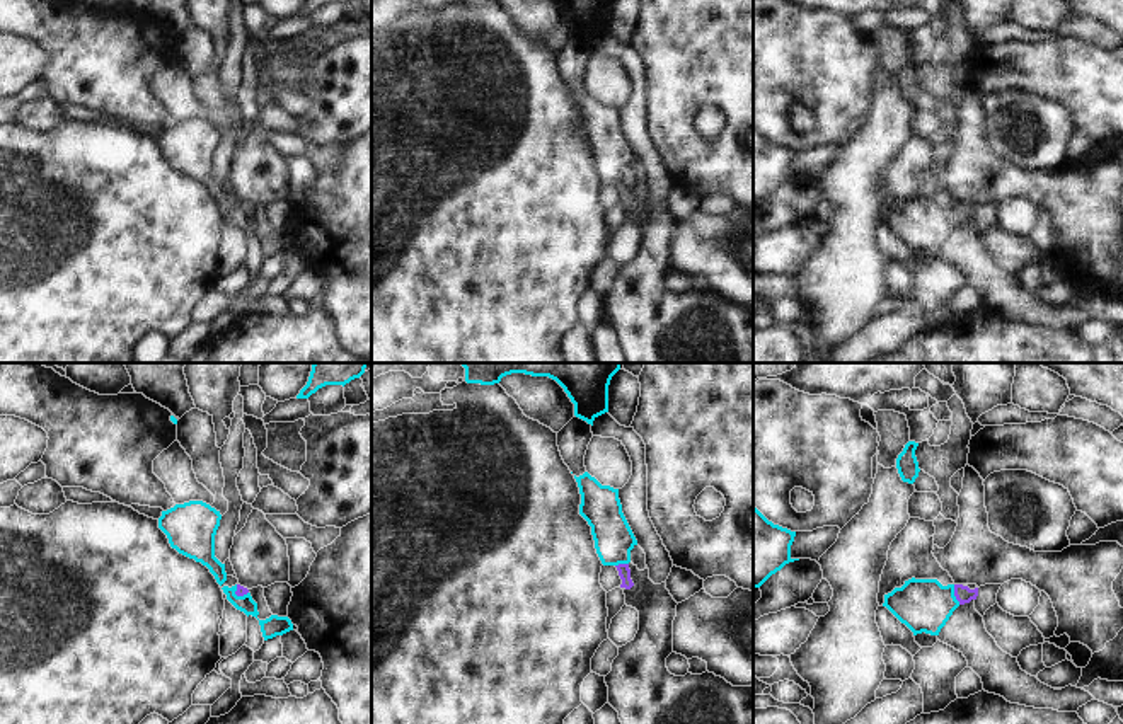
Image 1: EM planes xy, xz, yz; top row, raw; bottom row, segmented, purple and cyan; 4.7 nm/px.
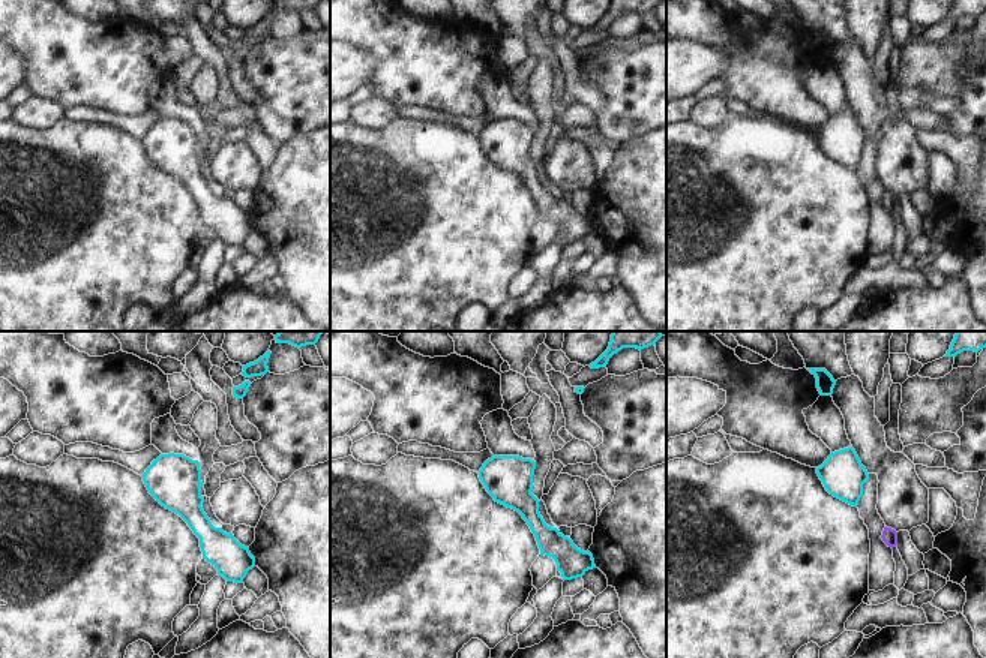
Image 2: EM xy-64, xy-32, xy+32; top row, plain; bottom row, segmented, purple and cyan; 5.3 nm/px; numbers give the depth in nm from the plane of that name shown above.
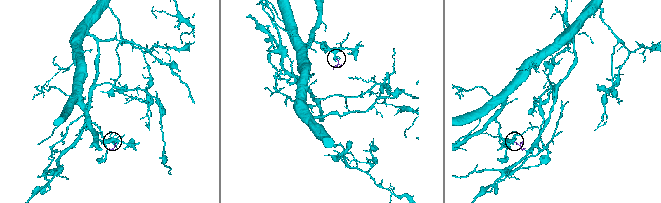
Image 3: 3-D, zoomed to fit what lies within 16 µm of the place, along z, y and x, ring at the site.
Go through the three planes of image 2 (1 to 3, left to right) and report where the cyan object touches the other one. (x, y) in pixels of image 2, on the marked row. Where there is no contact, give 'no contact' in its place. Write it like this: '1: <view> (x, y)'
1: no contact
2: no contact
3: no contact

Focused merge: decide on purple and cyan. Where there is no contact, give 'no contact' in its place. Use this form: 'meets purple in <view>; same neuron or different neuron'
meets purple in yz; same neuron

